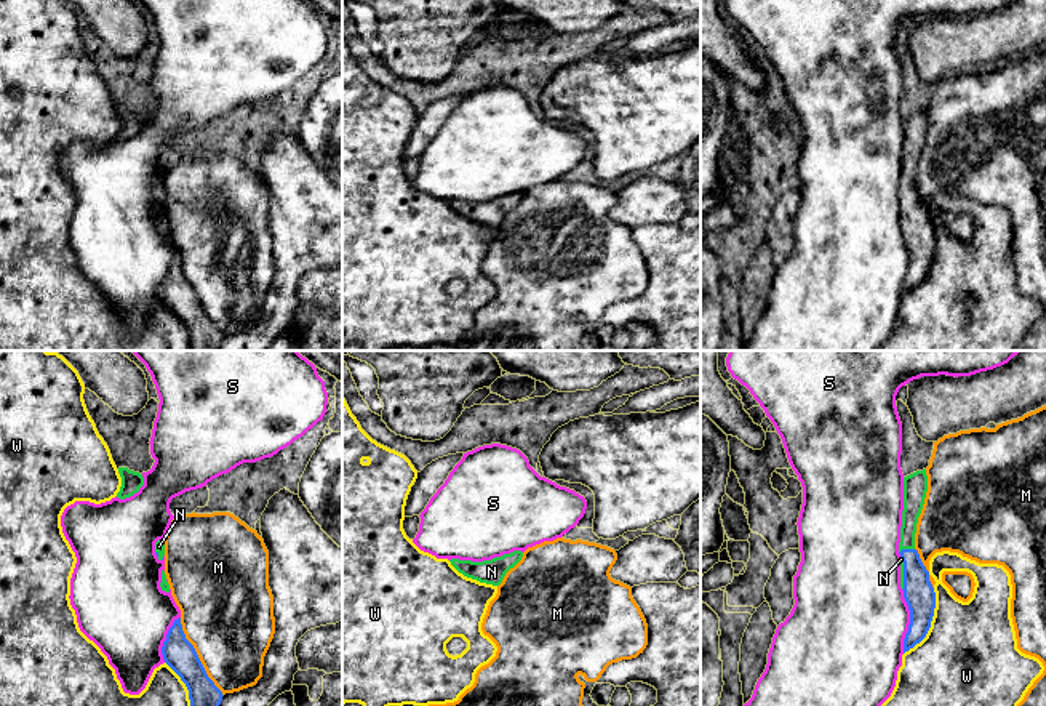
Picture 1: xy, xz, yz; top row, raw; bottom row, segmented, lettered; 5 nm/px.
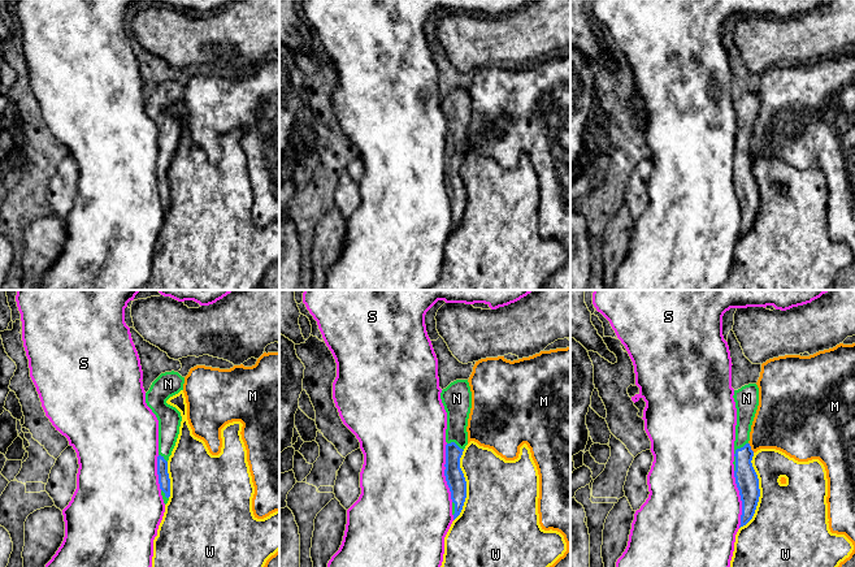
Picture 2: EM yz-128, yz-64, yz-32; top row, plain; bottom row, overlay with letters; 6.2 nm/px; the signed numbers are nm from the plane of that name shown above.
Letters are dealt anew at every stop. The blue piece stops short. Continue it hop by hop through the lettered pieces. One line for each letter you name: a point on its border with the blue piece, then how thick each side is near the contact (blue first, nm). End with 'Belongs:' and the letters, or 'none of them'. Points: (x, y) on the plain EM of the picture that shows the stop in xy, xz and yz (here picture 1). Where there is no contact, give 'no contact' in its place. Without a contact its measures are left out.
N: yz (906, 191) | 160/100 nm
Belongs: N

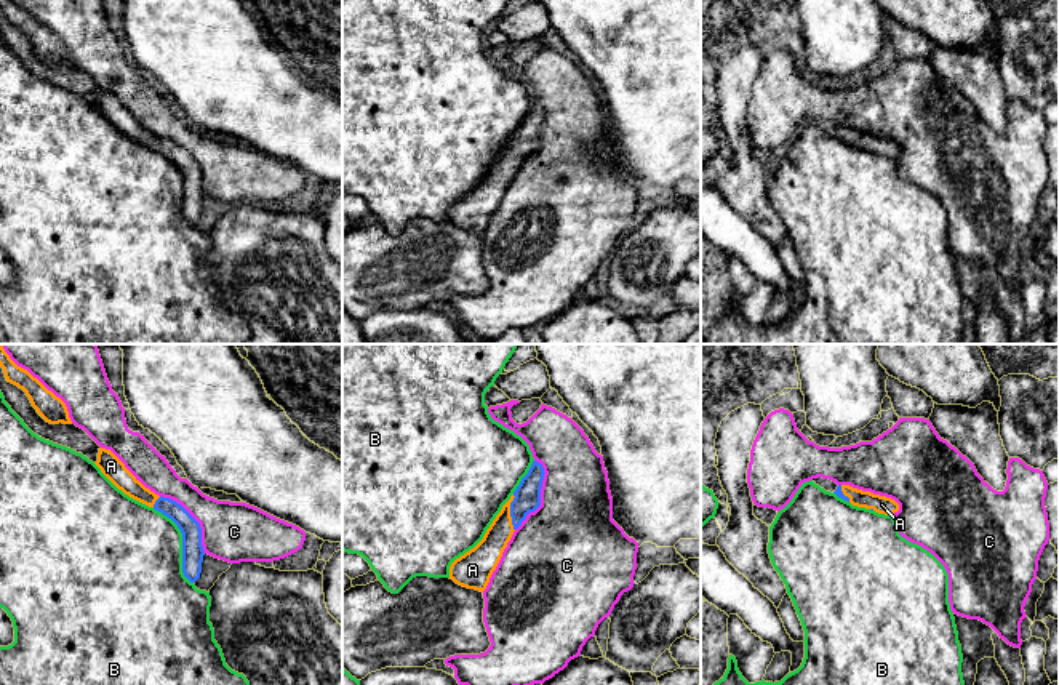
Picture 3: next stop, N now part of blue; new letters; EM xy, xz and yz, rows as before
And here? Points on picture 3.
A: xz (511, 154) | 130/140 nm
Belongs: A

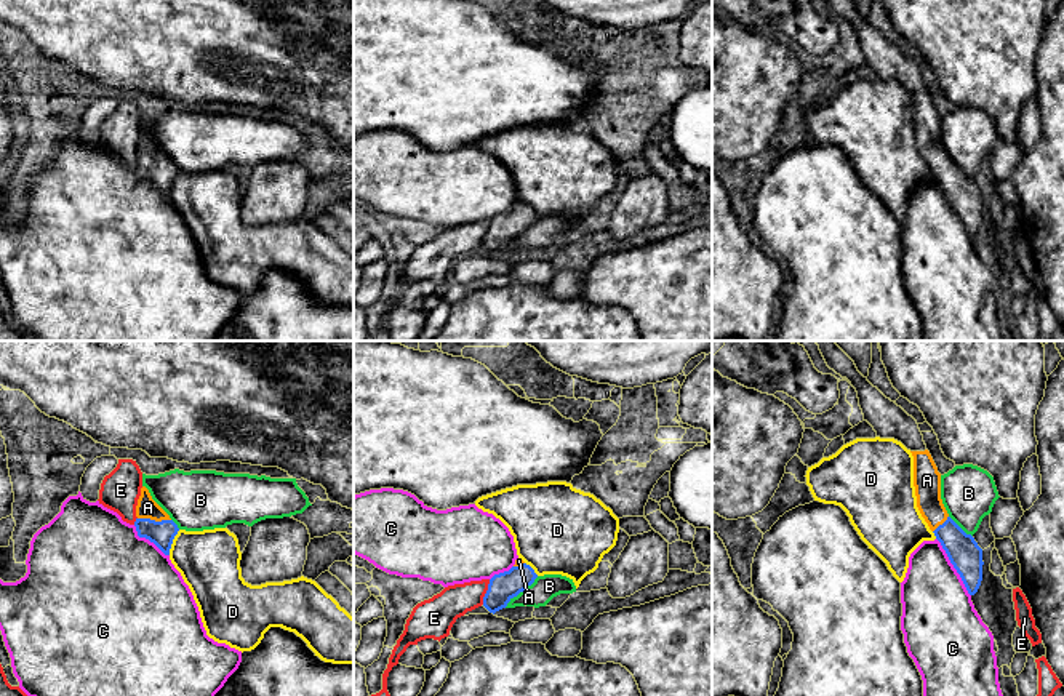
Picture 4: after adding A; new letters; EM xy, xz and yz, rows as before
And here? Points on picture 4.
A: xy (154, 162) | 130/100 nm
Belongs: A

